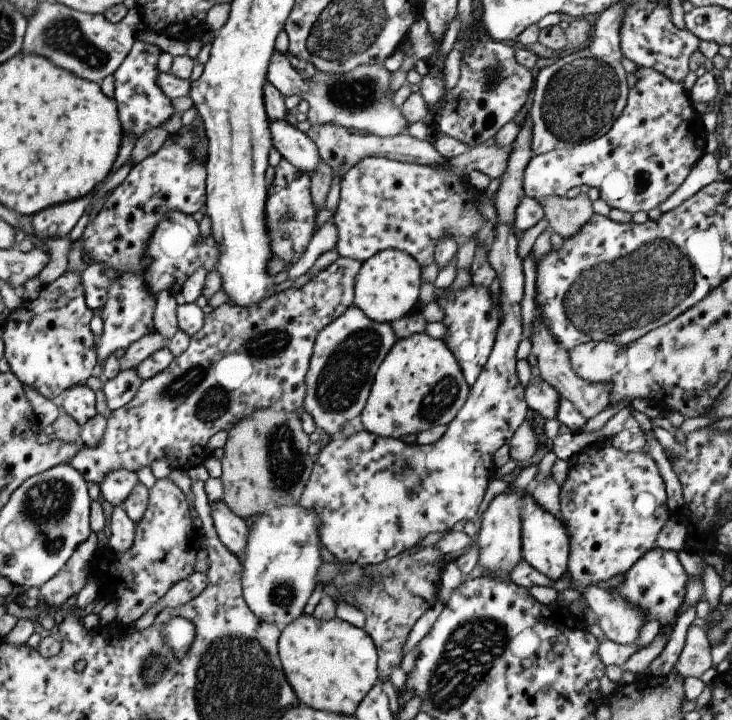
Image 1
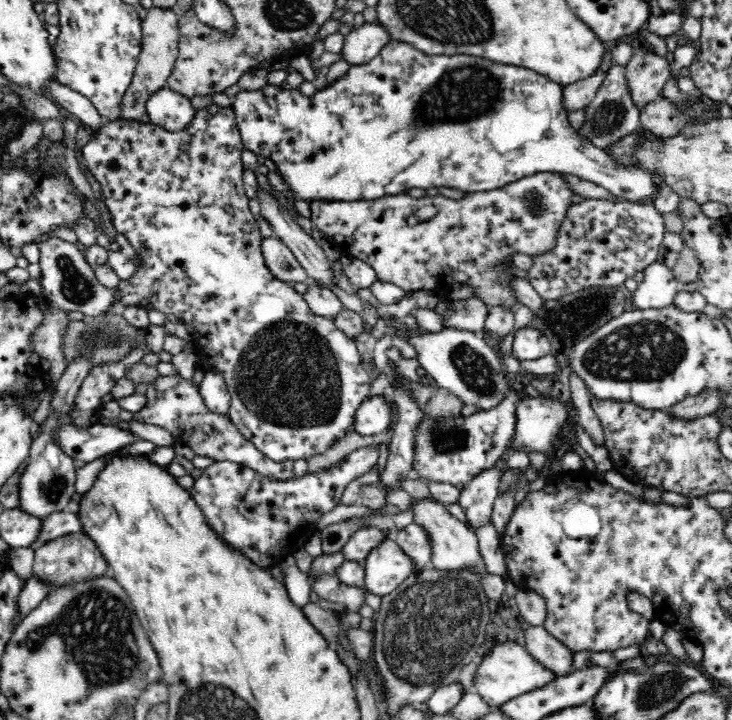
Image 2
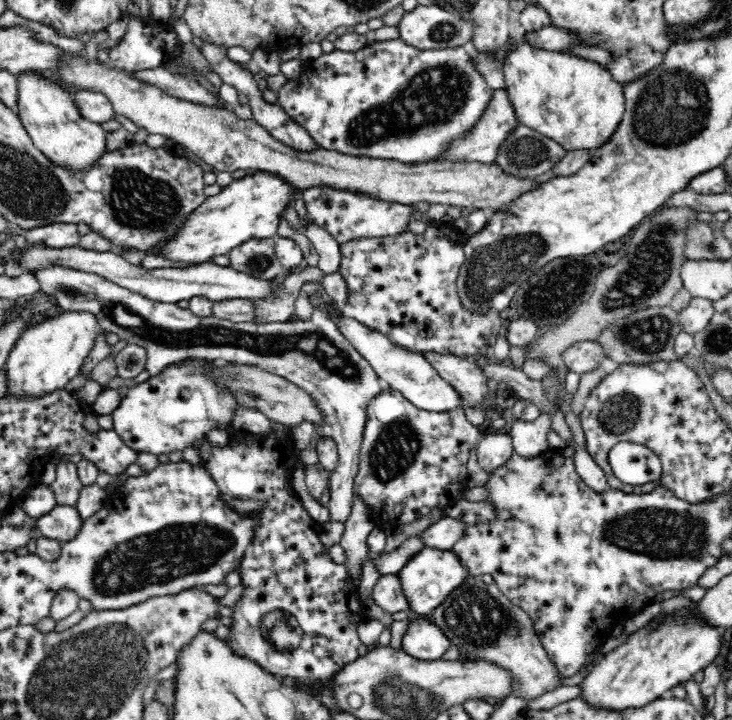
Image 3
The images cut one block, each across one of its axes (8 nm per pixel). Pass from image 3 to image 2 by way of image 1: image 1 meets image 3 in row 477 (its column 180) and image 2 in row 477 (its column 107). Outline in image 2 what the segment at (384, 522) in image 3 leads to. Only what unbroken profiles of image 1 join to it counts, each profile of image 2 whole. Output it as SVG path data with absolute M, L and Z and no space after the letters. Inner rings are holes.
M512 387L508 396L492 410L477 410L468 416L458 414L456 418L432 418L429 414L424 414L424 420L418 424L416 436L414 436L416 442L414 442L411 469L413 476L421 478L423 482L449 482L452 486L462 490L477 474L499 464L515 435L516 404L518 402L520 402L520 395Z

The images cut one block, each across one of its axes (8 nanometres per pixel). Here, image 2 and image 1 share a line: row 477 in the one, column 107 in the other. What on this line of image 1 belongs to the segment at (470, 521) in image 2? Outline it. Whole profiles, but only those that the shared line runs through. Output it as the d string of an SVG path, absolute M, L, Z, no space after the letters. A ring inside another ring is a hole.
M112 470L99 484L102 499L110 502L112 506L122 506L138 482L140 480L132 470Z

